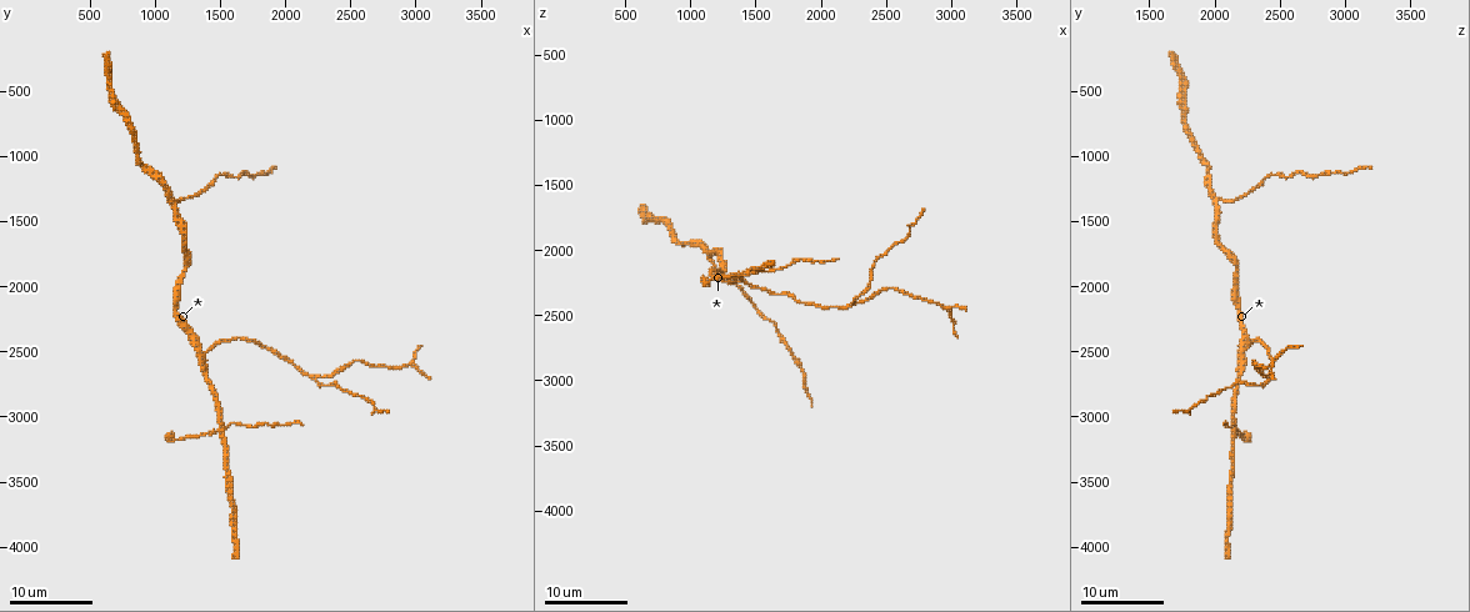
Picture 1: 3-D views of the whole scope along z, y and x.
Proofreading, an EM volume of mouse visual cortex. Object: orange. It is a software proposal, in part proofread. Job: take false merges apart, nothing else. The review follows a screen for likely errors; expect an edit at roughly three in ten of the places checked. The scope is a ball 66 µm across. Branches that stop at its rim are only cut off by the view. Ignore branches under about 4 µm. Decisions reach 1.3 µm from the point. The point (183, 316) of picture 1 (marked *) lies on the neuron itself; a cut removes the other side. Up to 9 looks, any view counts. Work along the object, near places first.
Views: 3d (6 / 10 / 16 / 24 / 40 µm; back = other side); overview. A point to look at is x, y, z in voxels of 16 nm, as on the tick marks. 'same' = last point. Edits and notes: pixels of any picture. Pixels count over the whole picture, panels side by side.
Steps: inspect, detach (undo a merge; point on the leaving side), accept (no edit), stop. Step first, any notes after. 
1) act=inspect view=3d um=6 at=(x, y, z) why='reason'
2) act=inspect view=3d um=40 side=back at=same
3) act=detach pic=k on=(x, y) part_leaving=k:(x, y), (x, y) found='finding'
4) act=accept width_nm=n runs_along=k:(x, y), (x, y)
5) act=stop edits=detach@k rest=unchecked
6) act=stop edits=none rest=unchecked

act=inspect view=3d um=24 at=(2240, 2720, 2400) why='three arms meet'

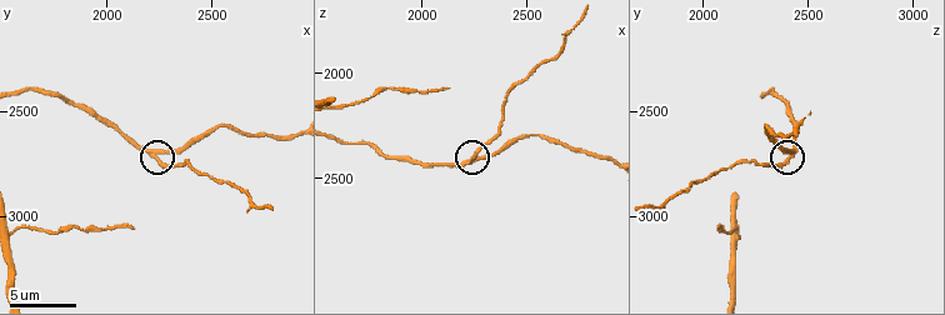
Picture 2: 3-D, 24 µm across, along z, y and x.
act=inspect view=3d um=10 at=(2240, 2710, 2420)

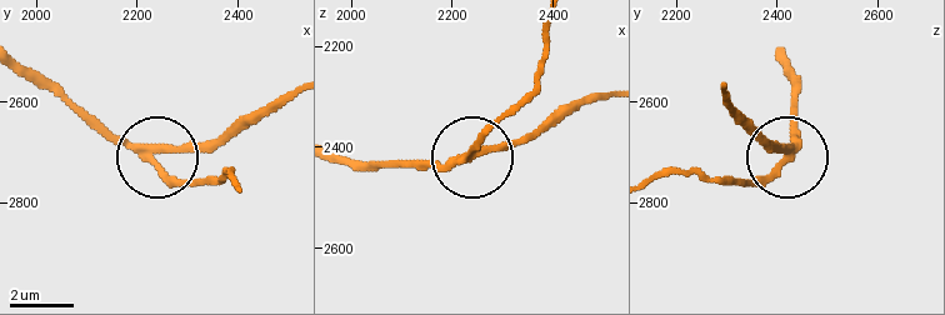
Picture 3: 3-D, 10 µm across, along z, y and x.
act=detach pic=3 on=(171, 176) width_nm=230 part_leaving=3:(460, 161), (535, 75), (540, 26) found='two neurons meet here'

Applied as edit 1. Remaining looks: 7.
act=inspect view=3d um=16 at=(1400, 2500, 2200) why='a fork'

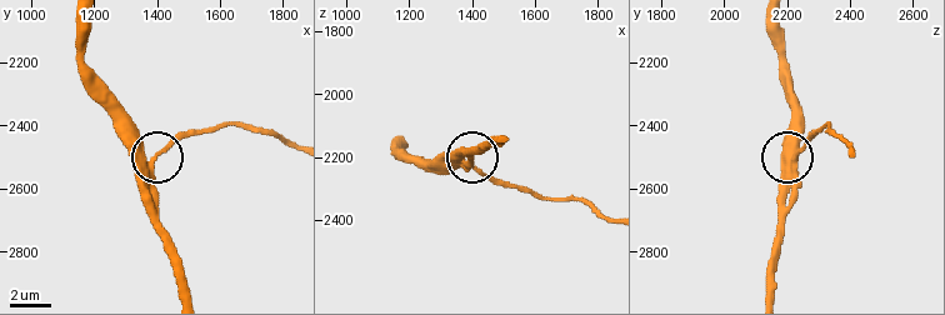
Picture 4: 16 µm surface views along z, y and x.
act=inspect view=3d um=6 at=(1380, 2520, 2220)

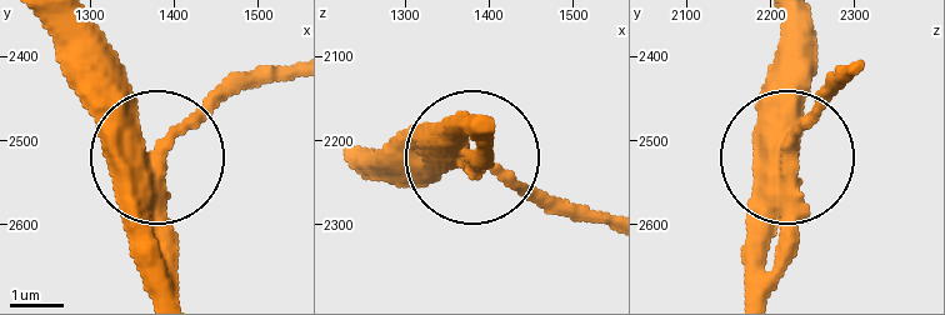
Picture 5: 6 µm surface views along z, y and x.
act=accept arms=3 runs_along=5:(39, 23), (156, 158), (160, 286) found='continuous, no second neuron'

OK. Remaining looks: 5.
act=inspect view=3d um=16 at=(1480, 3100, 2160) why='thin arm on a thick one'

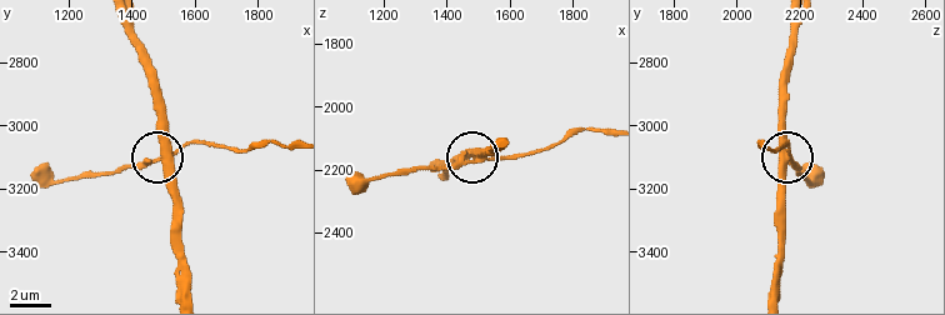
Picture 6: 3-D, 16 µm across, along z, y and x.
act=inspect view=3d um=6 at=(1490, 3100, 2180)

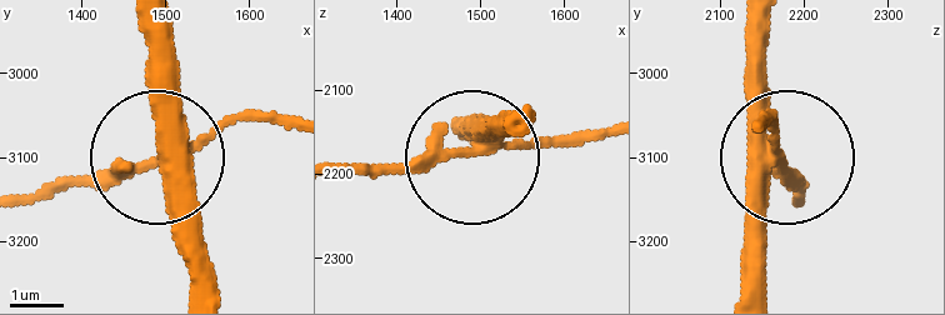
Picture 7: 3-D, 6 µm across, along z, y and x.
act=detach pic=7 on=(98, 184) part_leaving=7:(180, 154), (243, 118), (283, 118) found='a second neuron is stuck on'

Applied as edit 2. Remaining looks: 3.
act=inspect view=overview

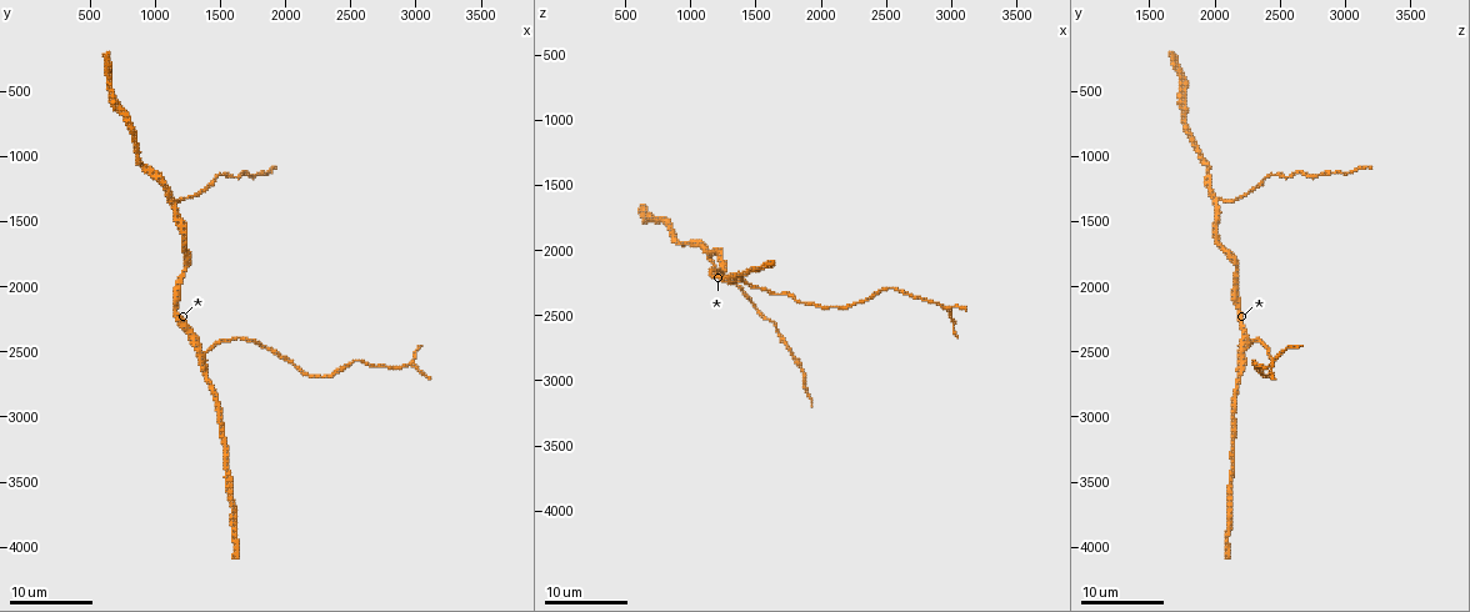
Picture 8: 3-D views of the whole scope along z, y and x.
act=inspect view=3d um=16 at=(2000, 2540, 2440) why='thick turns thin'

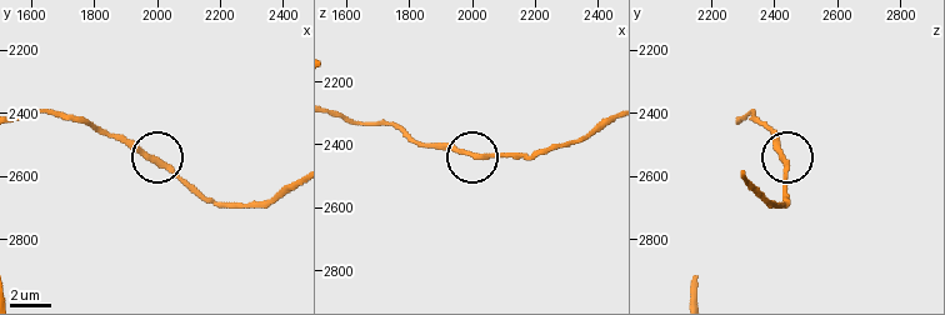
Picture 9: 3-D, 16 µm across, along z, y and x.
act=inspect view=3d um=6 at=(2000, 2550, 2440)

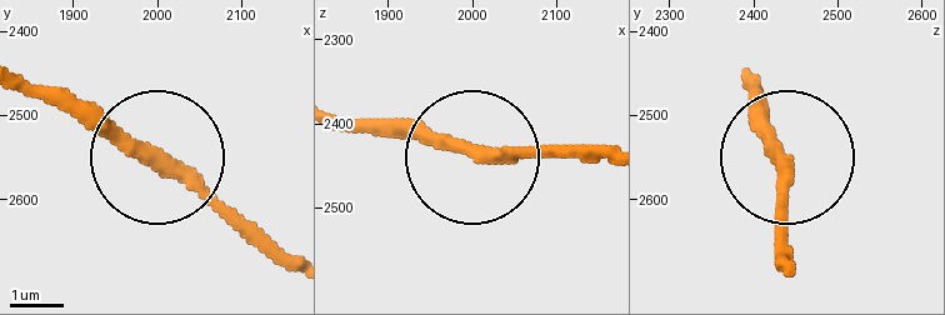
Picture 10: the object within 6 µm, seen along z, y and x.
act=accept runs_along=10:(344, 120), (493, 151), (581, 151) found='all the same neuron'

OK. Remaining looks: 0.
act=stop edits=detach@3,detach@7 rest=unchecked

